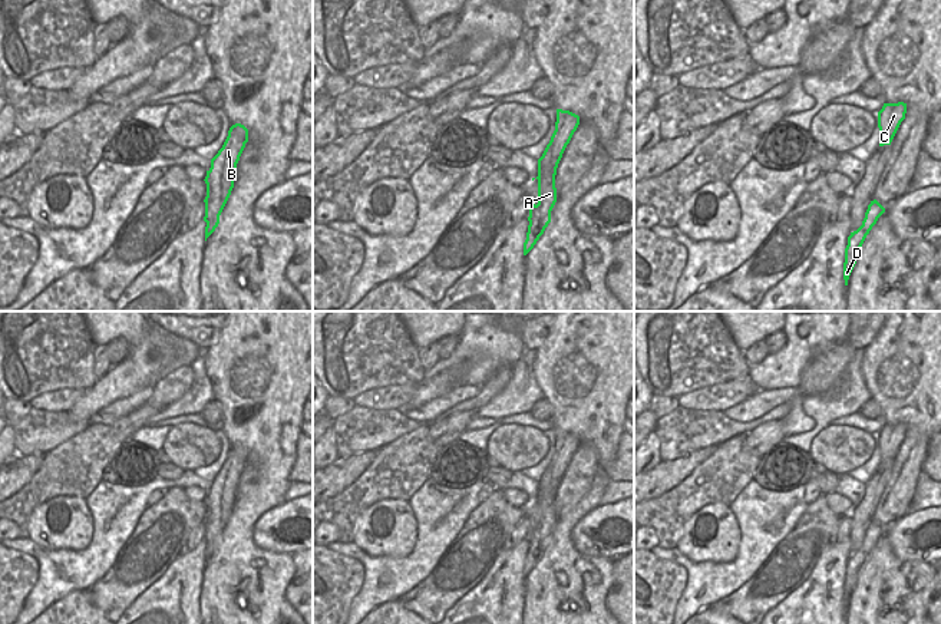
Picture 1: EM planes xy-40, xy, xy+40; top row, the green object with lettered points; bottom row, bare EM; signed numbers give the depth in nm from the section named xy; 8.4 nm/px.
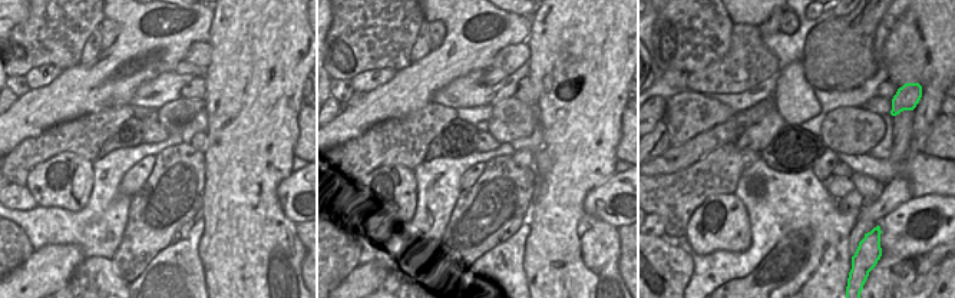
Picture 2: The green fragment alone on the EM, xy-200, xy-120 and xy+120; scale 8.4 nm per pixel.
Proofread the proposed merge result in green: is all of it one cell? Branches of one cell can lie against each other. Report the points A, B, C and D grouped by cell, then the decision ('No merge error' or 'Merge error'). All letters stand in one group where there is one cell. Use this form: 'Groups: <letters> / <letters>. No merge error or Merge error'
Groups: A B C D. No merge error.

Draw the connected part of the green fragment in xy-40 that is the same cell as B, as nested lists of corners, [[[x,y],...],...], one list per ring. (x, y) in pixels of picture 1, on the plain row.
[[[235,445],[230,449],[228,458],[211,481],[211,489],[207,492],[207,518],[205,524],[205,562],[219,545],[219,536],[231,516],[235,502],[237,485],[248,463],[248,450]]]

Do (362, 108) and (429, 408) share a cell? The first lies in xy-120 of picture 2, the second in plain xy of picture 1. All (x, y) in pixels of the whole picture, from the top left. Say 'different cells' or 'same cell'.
different cells

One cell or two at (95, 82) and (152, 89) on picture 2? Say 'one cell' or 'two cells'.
two cells

